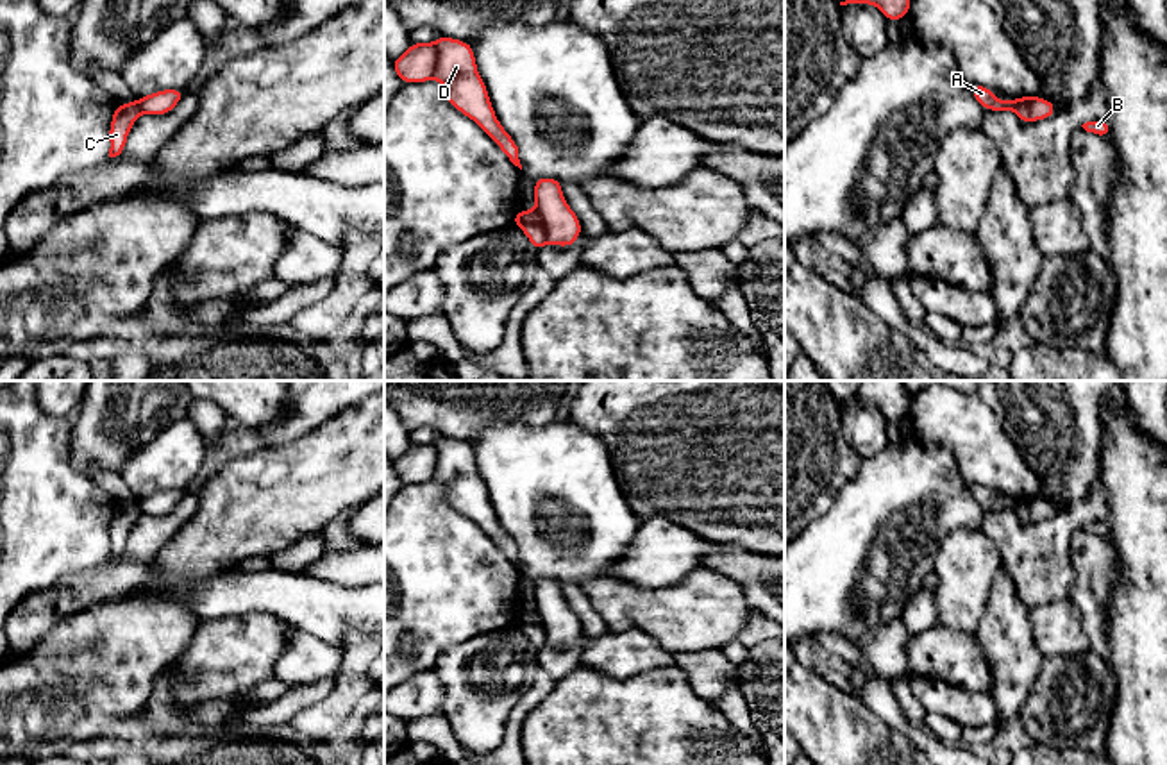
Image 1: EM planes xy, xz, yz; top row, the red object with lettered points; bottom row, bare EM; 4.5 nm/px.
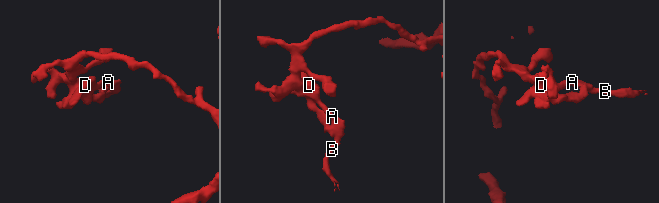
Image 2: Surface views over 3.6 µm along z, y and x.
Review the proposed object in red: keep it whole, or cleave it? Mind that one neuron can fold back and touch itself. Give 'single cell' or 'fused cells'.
single cell

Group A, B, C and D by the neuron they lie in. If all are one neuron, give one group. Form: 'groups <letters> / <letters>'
groups A B C D

